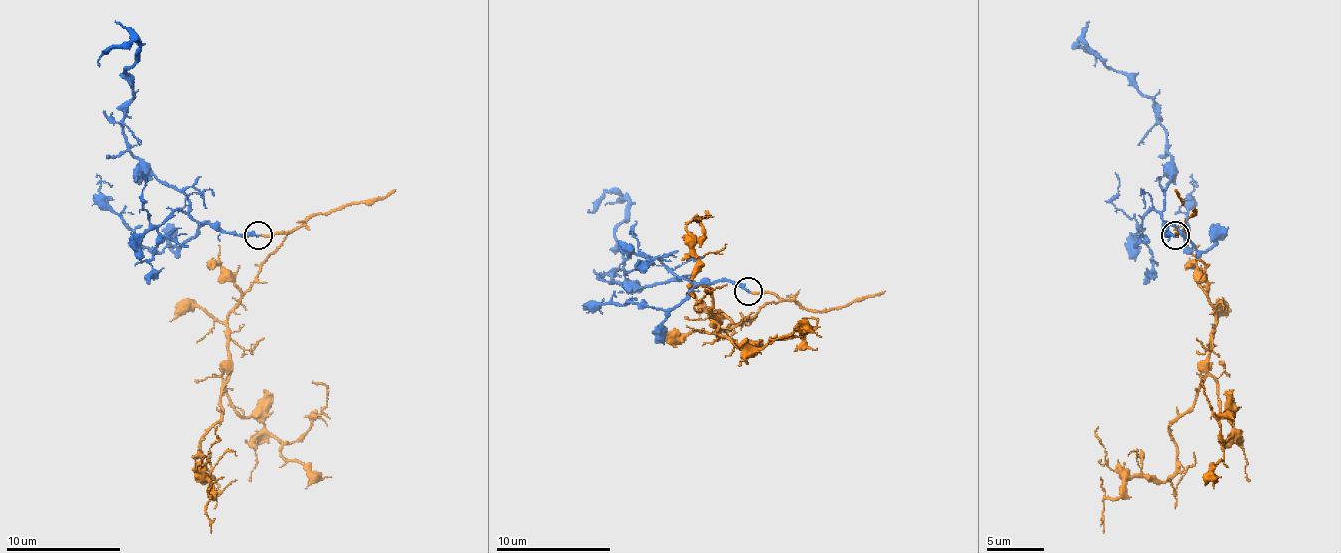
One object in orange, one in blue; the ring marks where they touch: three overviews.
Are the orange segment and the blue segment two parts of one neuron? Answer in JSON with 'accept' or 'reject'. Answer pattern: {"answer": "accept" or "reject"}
{"answer": "accept"}

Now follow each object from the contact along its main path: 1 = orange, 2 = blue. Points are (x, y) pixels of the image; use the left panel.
1: (259, 236), (287, 233), (227, 316), (221, 419), (201, 442), (201, 470), (213, 496), (207, 502), (210, 533)
2: (259, 236), (201, 224), (190, 201), (130, 150), (133, 81), (124, 73), (138, 47), (118, 44), (98, 67)

